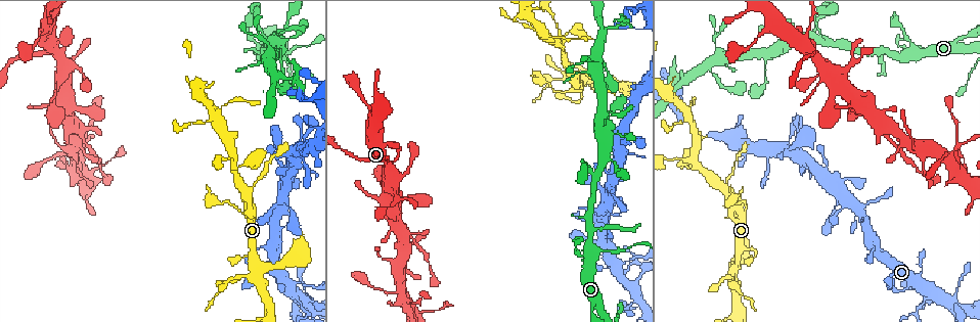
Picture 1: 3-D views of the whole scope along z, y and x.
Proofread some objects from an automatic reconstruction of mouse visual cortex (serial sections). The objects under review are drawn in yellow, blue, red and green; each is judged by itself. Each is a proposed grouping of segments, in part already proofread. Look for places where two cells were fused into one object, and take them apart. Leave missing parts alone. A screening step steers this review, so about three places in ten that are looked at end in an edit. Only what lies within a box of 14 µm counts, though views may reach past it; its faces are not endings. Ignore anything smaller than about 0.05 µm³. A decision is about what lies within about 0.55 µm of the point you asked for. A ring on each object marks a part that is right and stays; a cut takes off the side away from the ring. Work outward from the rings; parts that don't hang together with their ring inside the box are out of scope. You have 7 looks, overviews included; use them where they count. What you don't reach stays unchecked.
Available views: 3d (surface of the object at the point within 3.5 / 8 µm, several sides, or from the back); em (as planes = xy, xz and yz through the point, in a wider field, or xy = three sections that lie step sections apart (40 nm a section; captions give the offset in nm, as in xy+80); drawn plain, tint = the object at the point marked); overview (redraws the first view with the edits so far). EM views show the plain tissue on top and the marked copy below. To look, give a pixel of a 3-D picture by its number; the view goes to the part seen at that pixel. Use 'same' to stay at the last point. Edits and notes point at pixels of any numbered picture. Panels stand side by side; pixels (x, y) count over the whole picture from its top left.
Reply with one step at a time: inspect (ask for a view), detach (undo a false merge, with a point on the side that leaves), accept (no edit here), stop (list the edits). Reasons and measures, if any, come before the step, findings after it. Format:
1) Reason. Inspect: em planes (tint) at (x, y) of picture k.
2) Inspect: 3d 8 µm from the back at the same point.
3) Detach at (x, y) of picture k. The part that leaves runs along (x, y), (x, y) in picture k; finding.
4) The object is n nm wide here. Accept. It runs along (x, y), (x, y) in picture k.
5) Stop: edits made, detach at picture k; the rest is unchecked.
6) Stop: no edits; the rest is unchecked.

Small branch off a trunk. Inspect: 3d 8 µm at (631, 289) of picture 1.

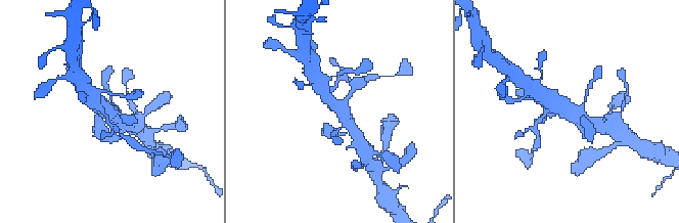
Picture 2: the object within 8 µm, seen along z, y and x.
Zoom in. Inspect: 3d 3.5 µm from the back at (565, 110) of picture 2.

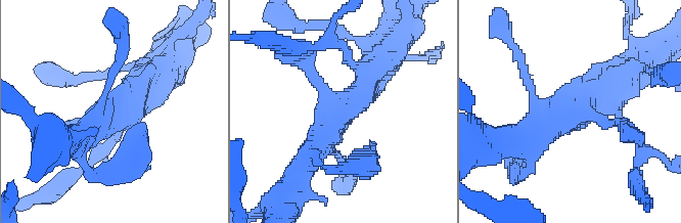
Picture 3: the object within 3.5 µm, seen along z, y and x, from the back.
Inspect: em xy step 2 (tint) at (573, 114) of picture 3.

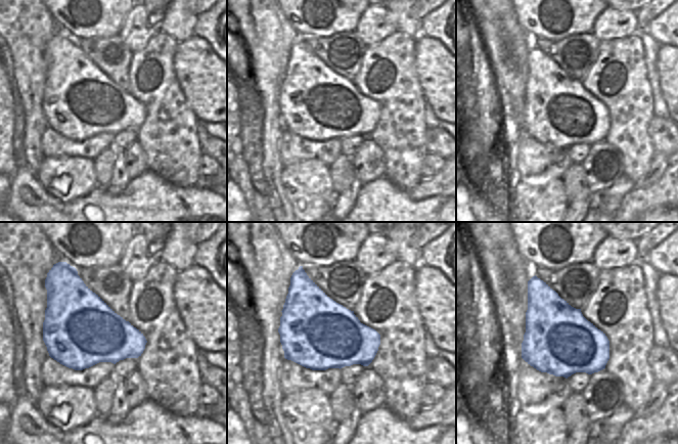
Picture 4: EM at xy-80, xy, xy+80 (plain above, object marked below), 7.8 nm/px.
The object is 550 nm wide here. Accept. It runs along (376, 65), (307, 160) in picture 3; continuous, no second cell.

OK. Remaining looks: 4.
Inspect: 3d 3.5 µm at (585, 74) of picture 1.

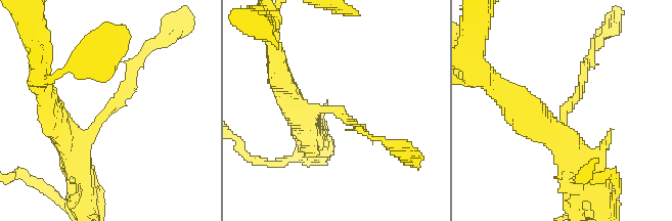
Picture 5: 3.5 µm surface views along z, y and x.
Need the tissue. Inspect: em xy step 1 (tint) at (338, 111) of picture 5.

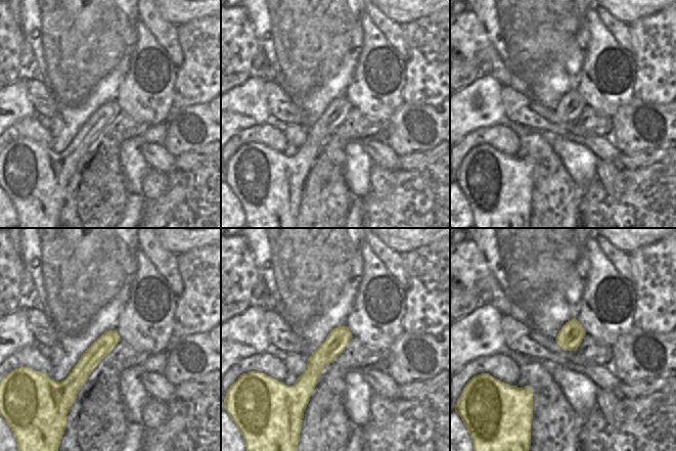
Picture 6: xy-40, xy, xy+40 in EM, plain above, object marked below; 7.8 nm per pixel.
The object is 170 nm wide here. Detach at (124, 96) of picture 5. The part that leaves runs along (99, 118), (152, 46) in picture 5; a second cell is stuck on.

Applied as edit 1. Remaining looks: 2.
Sharp bend. Inspect: 3d 3.5 µm at (295, 75) of picture 1.

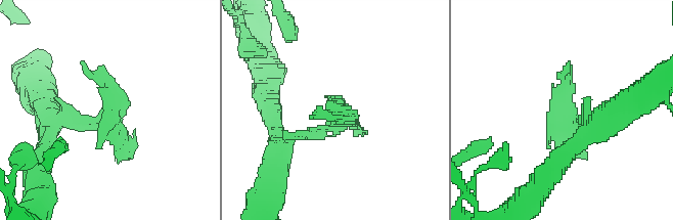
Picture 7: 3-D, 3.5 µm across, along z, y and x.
Inspect: em xy step 2 (tint) at (342, 115) of picture 7.

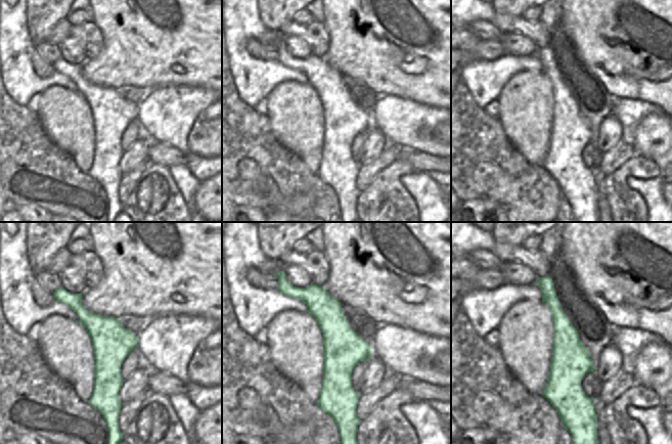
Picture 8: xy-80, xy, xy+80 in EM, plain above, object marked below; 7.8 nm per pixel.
Detach at (119, 151) of picture 7. The part that leaves runs along (95, 121), (111, 118), (111, 89), (80, 61) in picture 7; two cells meet here.

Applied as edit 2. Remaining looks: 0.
Stop: edits made, detach at picture 5, detach at picture 7; the rest is unchecked.

